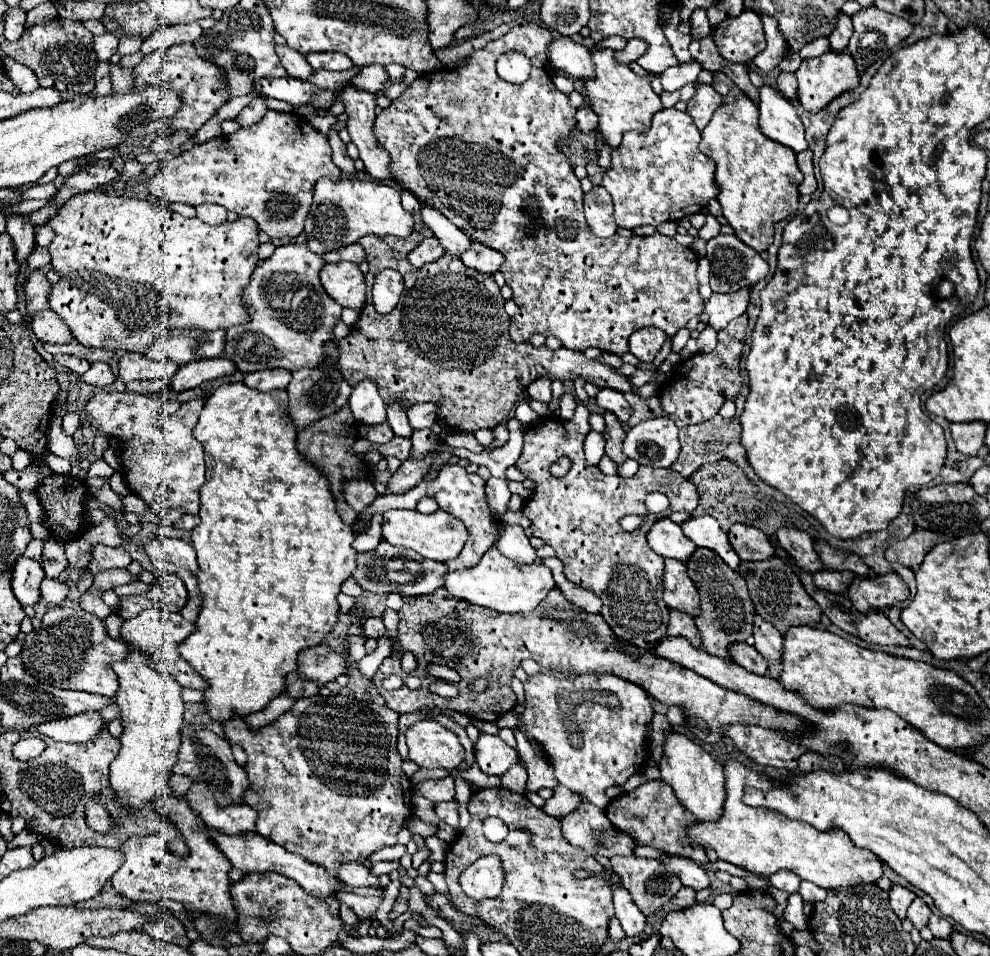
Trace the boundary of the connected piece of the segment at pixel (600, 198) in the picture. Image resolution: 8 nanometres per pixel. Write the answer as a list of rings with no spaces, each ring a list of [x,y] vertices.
[[[595,186],[589,194],[585,194],[585,218],[595,236],[609,238],[615,234],[617,224],[613,220],[613,202],[609,192],[603,186]]]

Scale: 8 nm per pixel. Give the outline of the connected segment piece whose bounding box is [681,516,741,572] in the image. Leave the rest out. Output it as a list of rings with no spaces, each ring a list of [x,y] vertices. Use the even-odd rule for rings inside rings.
[[[699,516],[699,518],[691,518],[687,520],[683,526],[685,536],[701,548],[709,548],[715,554],[719,554],[719,558],[731,568],[731,570],[739,570],[741,560],[735,554],[735,550],[731,548],[727,534],[719,528],[719,522],[713,516]]]

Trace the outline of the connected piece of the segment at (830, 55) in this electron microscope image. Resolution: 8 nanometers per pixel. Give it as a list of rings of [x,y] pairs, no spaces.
[[[825,52],[819,58],[801,62],[801,68],[795,72],[795,76],[797,76],[797,100],[807,112],[819,112],[837,96],[855,90],[859,86],[859,74],[855,62],[847,52],[843,52],[843,56],[839,56],[837,52]]]

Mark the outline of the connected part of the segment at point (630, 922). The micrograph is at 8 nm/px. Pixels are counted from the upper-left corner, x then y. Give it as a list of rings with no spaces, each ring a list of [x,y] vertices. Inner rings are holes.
[[[611,884],[611,890],[615,902],[615,916],[621,922],[621,928],[627,936],[639,936],[645,930],[645,916],[639,912],[639,908],[635,906],[635,902],[623,886]]]

